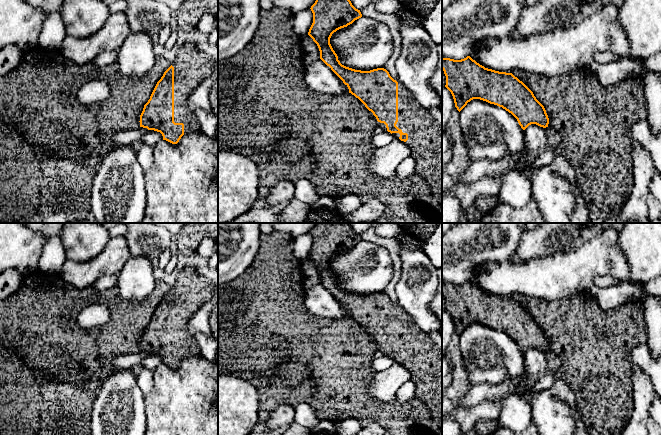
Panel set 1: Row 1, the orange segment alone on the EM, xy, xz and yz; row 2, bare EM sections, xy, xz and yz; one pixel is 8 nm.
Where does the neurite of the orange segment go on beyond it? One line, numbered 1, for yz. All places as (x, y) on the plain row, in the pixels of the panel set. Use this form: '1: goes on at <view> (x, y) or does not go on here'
1: does not go on here

